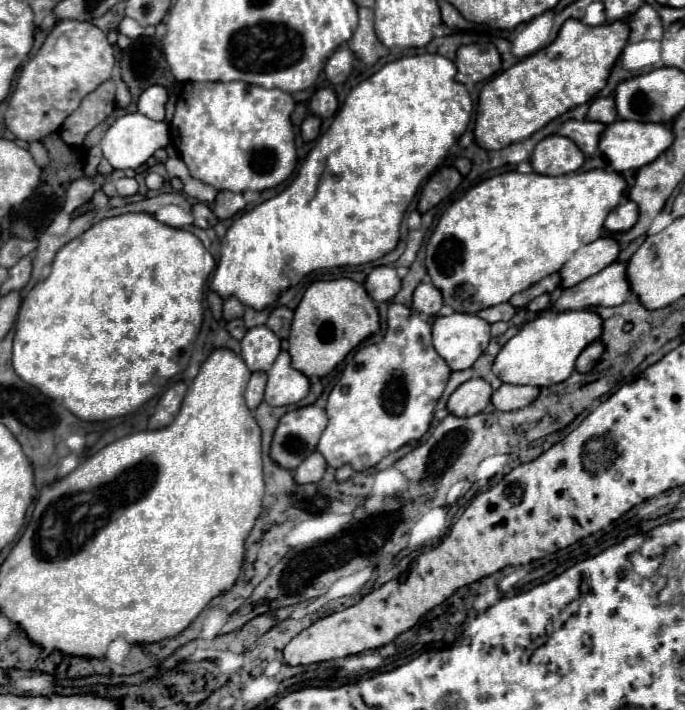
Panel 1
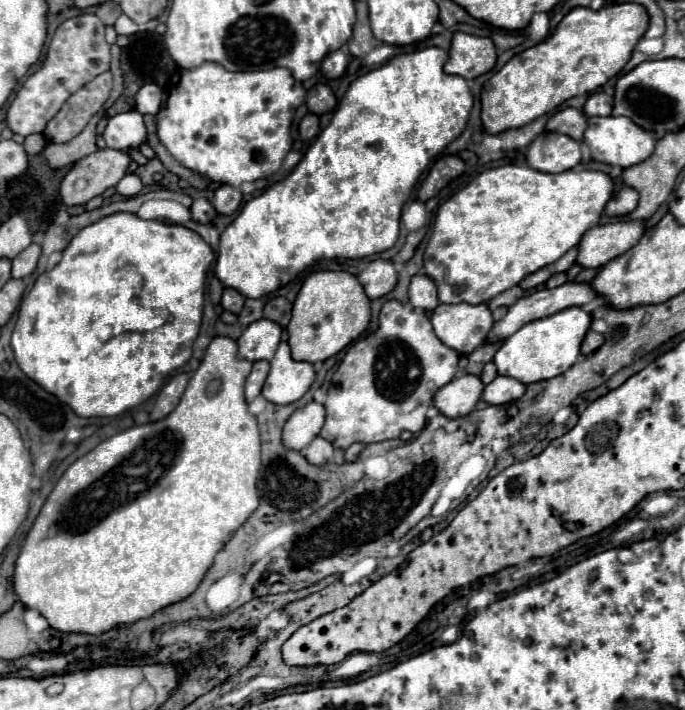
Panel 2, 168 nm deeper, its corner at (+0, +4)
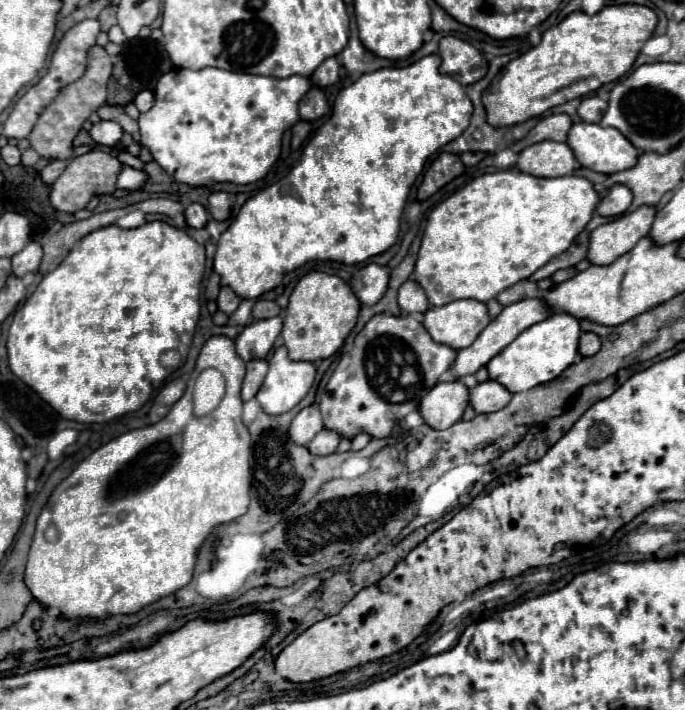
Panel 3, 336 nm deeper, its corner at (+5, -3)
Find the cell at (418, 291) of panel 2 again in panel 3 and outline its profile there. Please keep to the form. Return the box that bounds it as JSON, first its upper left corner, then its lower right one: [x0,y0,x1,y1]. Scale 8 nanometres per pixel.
[398,280,428,312]

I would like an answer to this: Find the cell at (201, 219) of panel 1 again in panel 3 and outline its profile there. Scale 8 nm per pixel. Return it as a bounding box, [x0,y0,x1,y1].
[184,204,208,228]

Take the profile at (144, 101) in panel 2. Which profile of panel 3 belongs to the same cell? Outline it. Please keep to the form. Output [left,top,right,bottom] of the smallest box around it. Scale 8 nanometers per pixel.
[134,90,154,112]

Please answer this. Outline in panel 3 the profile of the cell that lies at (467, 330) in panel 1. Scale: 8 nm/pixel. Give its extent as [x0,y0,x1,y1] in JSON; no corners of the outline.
[424,300,488,350]

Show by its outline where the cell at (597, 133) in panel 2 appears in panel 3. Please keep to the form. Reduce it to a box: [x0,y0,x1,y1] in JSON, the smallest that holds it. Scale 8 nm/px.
[568,122,640,174]

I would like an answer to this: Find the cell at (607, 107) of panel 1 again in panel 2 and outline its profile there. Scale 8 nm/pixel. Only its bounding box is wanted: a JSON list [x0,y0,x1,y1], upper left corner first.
[583,91,613,117]

